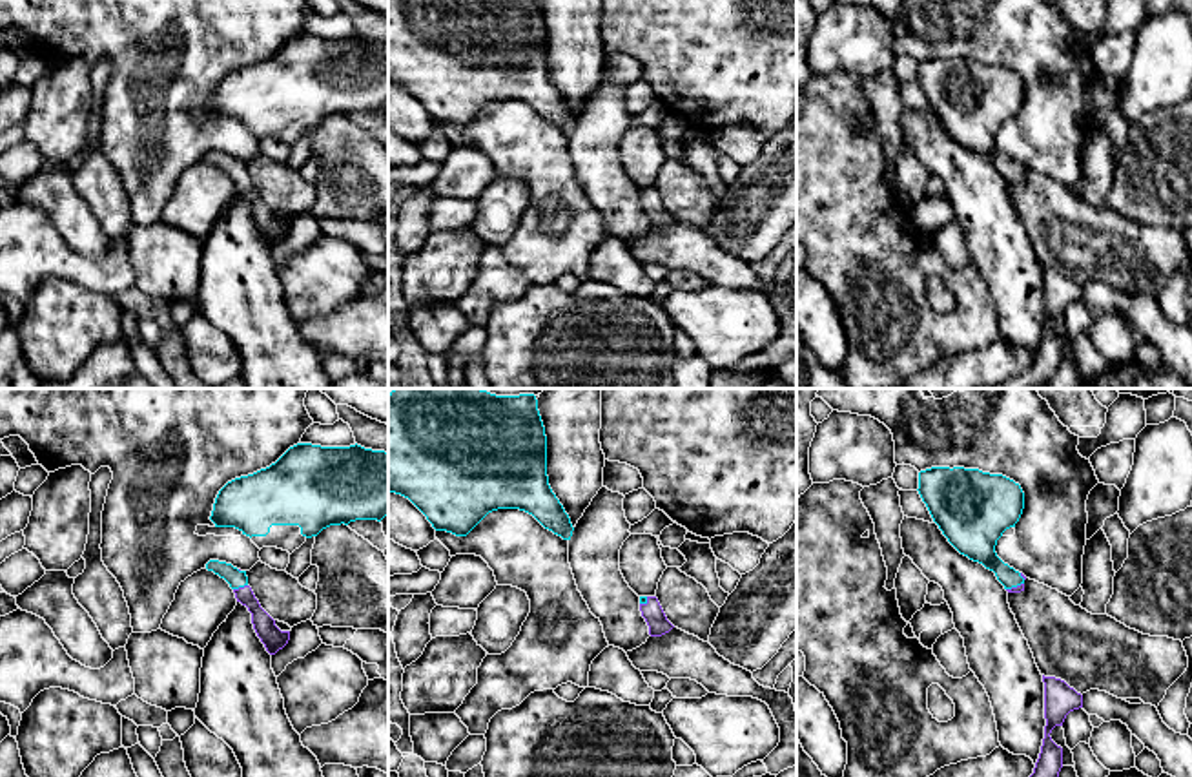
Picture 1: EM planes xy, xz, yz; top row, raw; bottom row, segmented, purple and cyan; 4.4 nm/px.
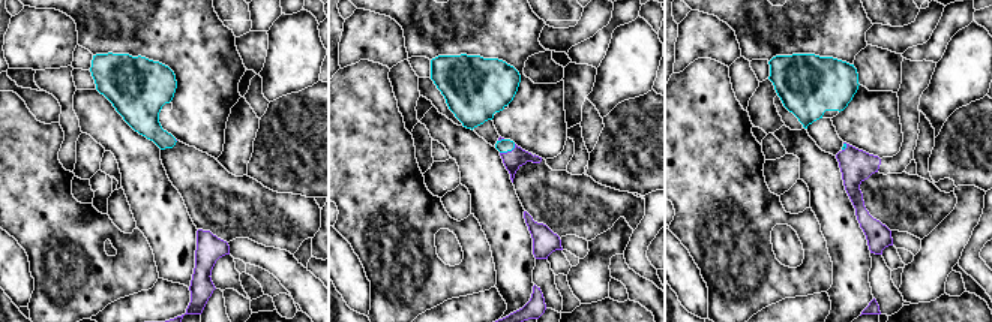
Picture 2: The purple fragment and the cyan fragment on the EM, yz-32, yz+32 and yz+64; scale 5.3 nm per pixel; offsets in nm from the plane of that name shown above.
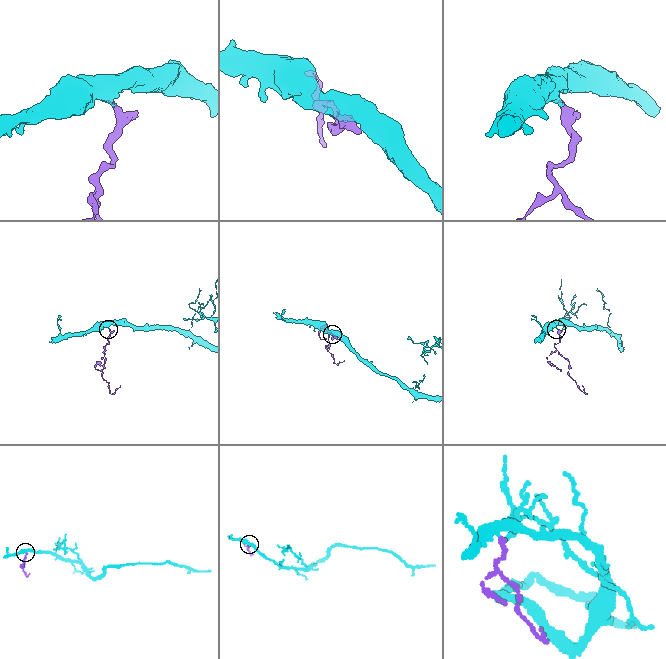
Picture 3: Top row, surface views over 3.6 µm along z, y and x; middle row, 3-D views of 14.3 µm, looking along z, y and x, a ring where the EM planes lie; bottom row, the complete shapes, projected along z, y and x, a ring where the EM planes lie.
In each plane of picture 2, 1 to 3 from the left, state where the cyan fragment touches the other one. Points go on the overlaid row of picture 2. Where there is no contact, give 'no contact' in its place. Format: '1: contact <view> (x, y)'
1: no contact
2: contact yz+32 (508, 152)
3: contact yz+64 (847, 147)

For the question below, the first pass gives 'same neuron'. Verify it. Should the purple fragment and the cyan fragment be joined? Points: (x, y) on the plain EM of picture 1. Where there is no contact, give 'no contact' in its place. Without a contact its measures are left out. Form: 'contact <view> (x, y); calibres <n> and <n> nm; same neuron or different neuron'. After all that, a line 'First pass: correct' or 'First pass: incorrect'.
contact xy (239, 179); calibres 100 and 80 nm; same neuron
First pass: correct

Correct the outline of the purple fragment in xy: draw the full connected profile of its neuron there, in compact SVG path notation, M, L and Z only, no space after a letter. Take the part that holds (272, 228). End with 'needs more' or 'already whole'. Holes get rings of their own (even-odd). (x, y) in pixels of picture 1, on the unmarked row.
M210 151L206 161L224 170L233 181L237 193L248 199L253 221L270 246L275 246L288 235L290 223L281 223L275 217L275 212L261 199L252 179L248 177L246 162L239 162L231 155L219 151Z | needs more

